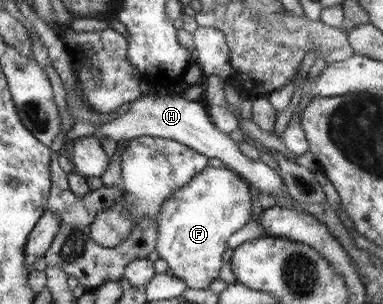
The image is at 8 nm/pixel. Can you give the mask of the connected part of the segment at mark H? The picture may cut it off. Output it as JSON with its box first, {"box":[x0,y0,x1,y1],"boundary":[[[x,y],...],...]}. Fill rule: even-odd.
{"box":[94,87,306,213],"boundary":[[[146,87],[146,90],[136,99],[130,103],[130,109],[112,120],[104,124],[102,127],[96,127],[94,132],[94,138],[112,138],[114,142],[121,140],[130,141],[142,136],[160,137],[166,139],[173,139],[198,153],[209,158],[218,158],[224,166],[230,168],[232,171],[236,171],[236,174],[244,180],[251,188],[256,188],[261,194],[272,194],[278,196],[276,199],[276,205],[282,208],[296,209],[297,212],[306,213],[303,210],[303,206],[298,206],[296,202],[288,194],[288,190],[282,179],[275,170],[272,170],[270,166],[267,166],[262,161],[252,161],[248,159],[242,151],[238,143],[234,143],[224,132],[221,132],[210,120],[210,116],[207,112],[207,106],[203,103],[203,100],[187,100],[183,95],[179,96],[158,96],[158,94],[150,87]]]}

